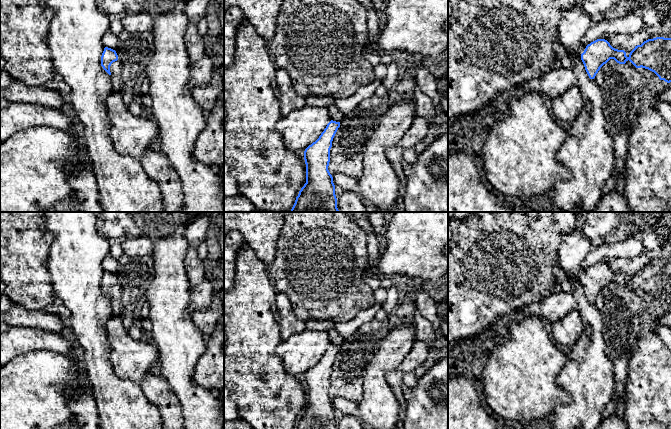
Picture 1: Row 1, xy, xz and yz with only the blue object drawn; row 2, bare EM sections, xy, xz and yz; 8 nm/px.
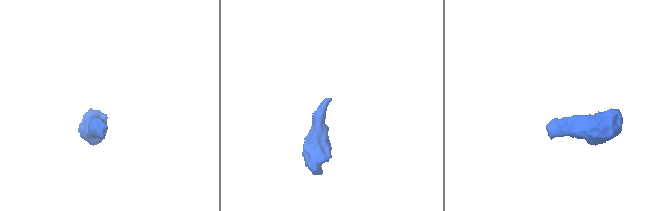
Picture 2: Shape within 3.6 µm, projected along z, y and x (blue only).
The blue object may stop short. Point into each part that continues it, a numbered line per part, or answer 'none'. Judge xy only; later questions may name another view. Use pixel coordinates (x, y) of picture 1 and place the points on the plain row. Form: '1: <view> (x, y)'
1: xy (116, 291)

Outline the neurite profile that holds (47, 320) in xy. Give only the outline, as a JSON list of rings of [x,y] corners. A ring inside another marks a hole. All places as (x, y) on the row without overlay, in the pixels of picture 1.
[[[14,304],[6,312],[4,320],[9,326],[39,328],[55,333],[59,333],[65,327],[52,309],[29,310]]]

